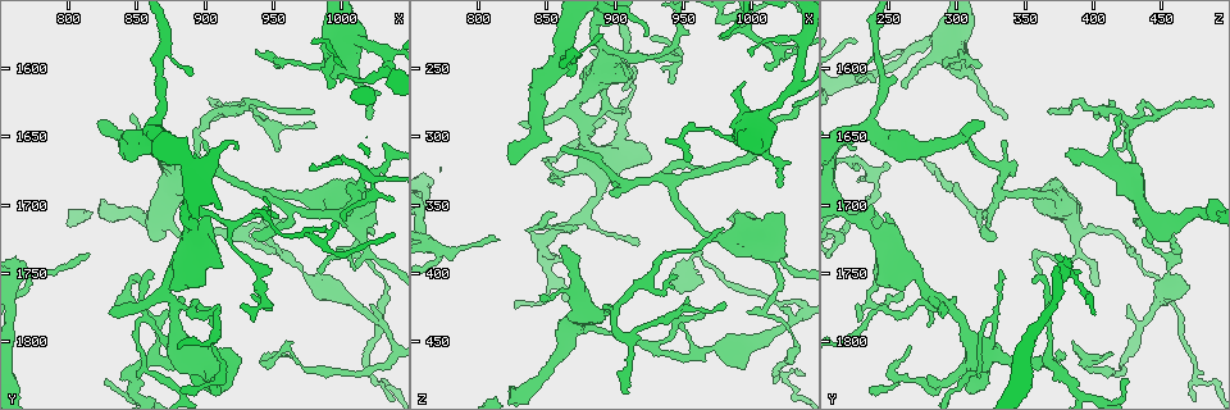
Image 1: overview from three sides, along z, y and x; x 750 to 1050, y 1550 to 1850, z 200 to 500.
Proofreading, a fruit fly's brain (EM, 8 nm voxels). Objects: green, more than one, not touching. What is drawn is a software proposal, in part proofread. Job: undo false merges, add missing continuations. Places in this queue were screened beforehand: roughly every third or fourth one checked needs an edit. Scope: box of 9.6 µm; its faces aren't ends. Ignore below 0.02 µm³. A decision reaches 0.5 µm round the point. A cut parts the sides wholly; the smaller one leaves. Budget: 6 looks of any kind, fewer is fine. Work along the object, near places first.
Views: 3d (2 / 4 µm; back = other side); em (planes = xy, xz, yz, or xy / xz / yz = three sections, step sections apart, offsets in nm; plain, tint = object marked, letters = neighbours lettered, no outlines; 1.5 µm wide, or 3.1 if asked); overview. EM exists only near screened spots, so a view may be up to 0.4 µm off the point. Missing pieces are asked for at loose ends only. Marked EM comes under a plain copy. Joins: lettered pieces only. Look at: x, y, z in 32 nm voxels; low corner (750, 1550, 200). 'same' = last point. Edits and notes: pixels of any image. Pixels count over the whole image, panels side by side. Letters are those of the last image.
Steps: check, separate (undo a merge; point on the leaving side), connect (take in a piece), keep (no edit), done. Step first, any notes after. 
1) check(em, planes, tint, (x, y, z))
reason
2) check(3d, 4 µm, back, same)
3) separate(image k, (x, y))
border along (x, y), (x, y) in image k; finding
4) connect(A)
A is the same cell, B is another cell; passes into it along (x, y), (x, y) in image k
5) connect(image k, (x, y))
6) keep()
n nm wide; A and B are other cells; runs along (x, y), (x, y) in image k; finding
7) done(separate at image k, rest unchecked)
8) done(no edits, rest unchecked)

check(3d, 2 µm, (862, 1664, 380))
branch stops here

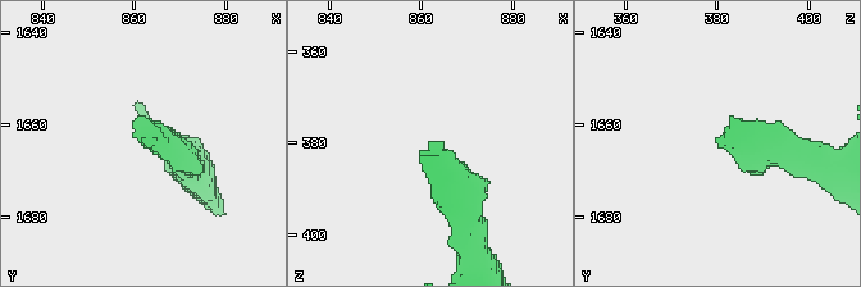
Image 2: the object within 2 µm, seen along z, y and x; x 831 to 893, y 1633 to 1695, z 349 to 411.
check(em, planes, letters, (862, 1663, 379))
shape alone is not enough

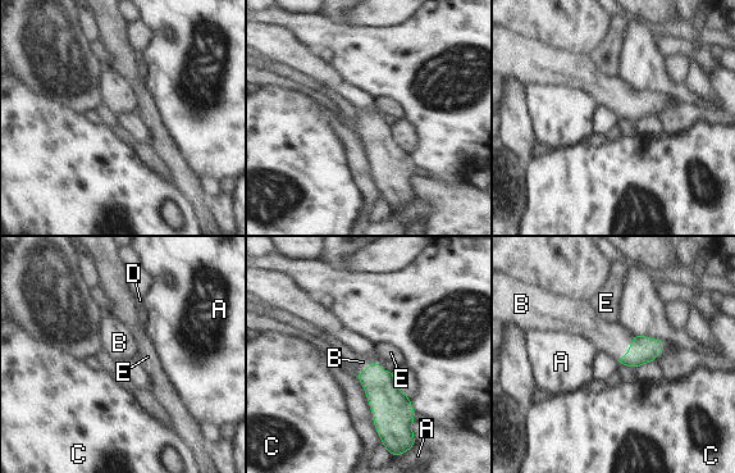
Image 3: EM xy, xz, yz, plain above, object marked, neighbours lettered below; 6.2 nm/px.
connect(B)
B is the same cell, A, C, D and E are other cells; passes into it along (386, 400), (373, 363), (363, 362) in image 3; the neuron continues

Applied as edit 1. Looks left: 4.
check(overview)

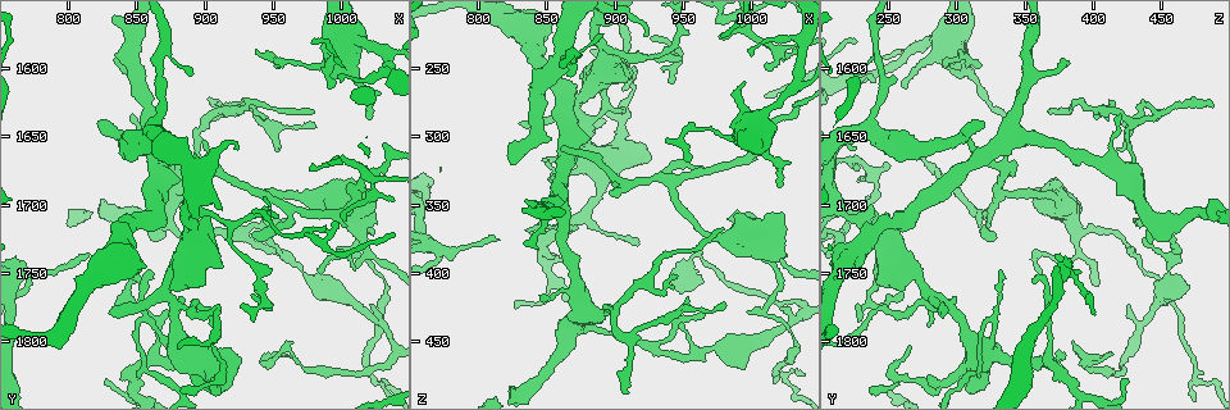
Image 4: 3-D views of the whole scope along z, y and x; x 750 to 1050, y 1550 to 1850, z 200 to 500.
check(3d, 2 µm, back, (952, 1660, 418))
tapers out

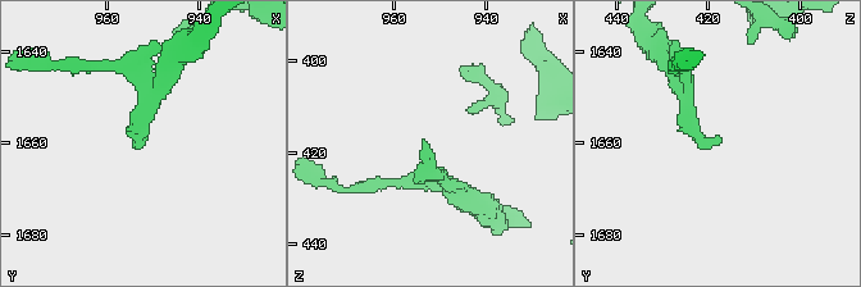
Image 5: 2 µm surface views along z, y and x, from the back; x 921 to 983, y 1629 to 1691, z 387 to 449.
check(em, yz, step 8, tint, (953, 1661, 418))

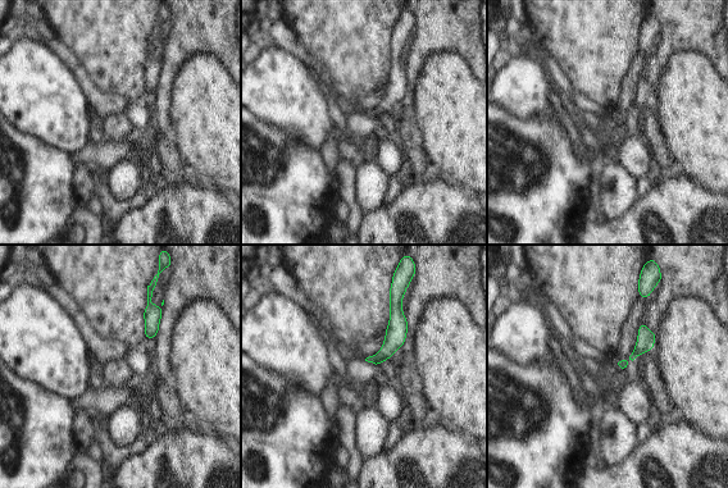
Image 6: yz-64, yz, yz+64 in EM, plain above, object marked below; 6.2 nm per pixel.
check(em, yz, step 8, letters, same)
what lies round it

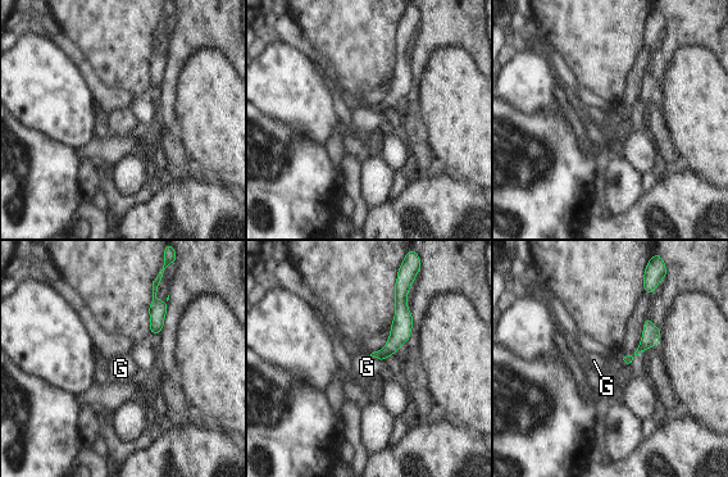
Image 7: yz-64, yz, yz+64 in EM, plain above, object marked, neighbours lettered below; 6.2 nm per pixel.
keep()
G is another cell; border along (369, 355), (383, 362) in image 7; no lettered piece goes on from it

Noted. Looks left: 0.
done(connect at image 3, rest unchecked)

